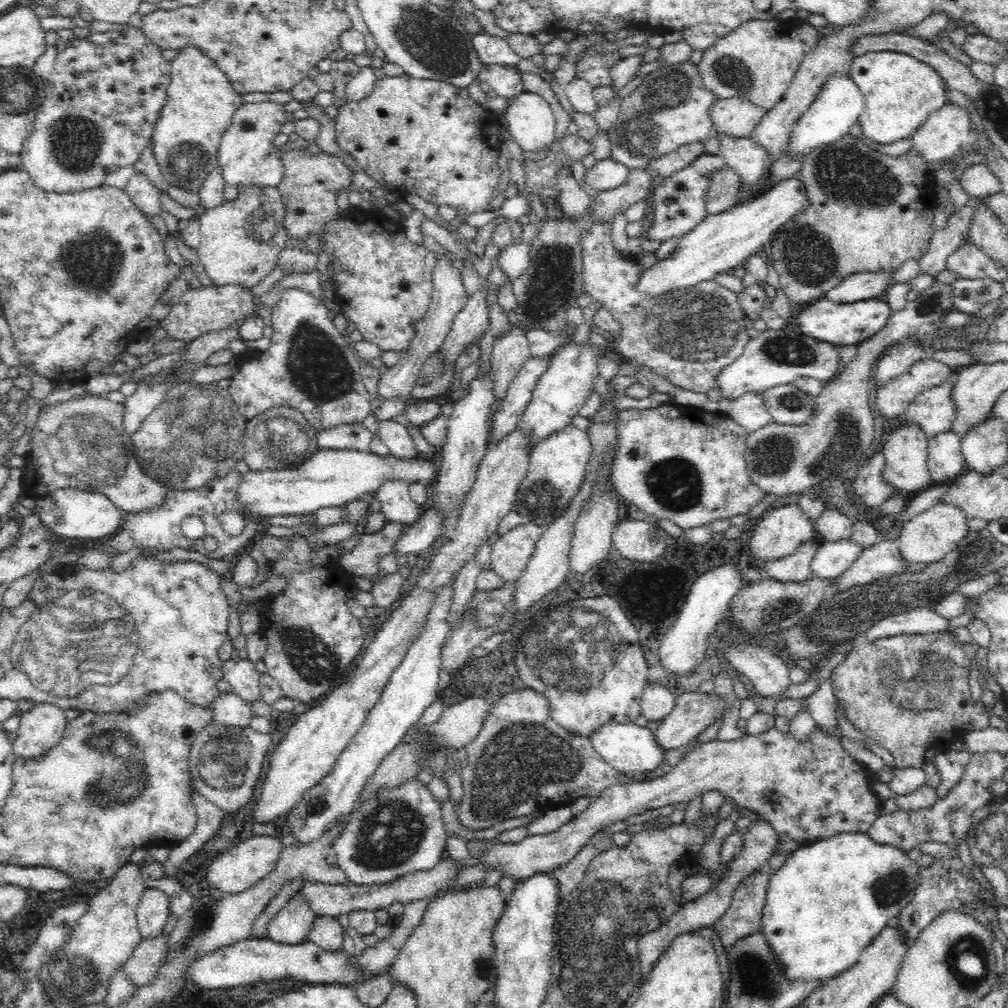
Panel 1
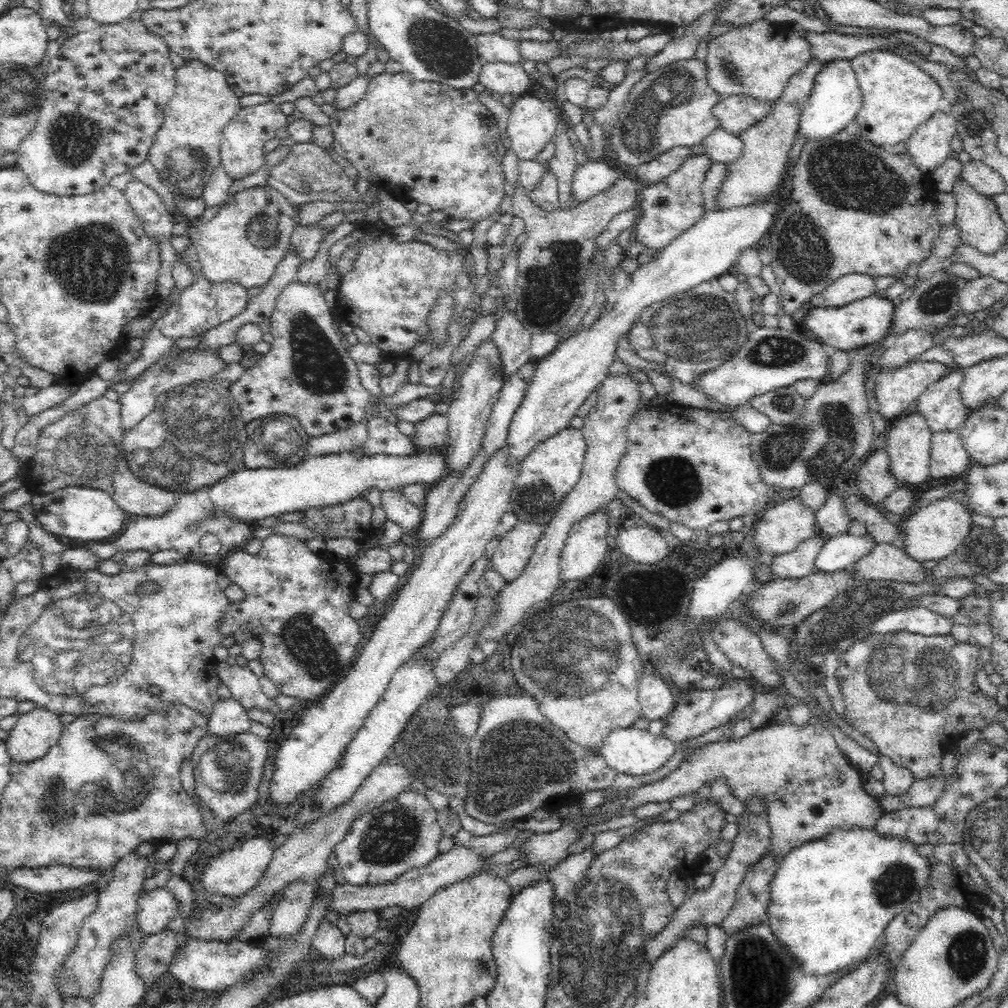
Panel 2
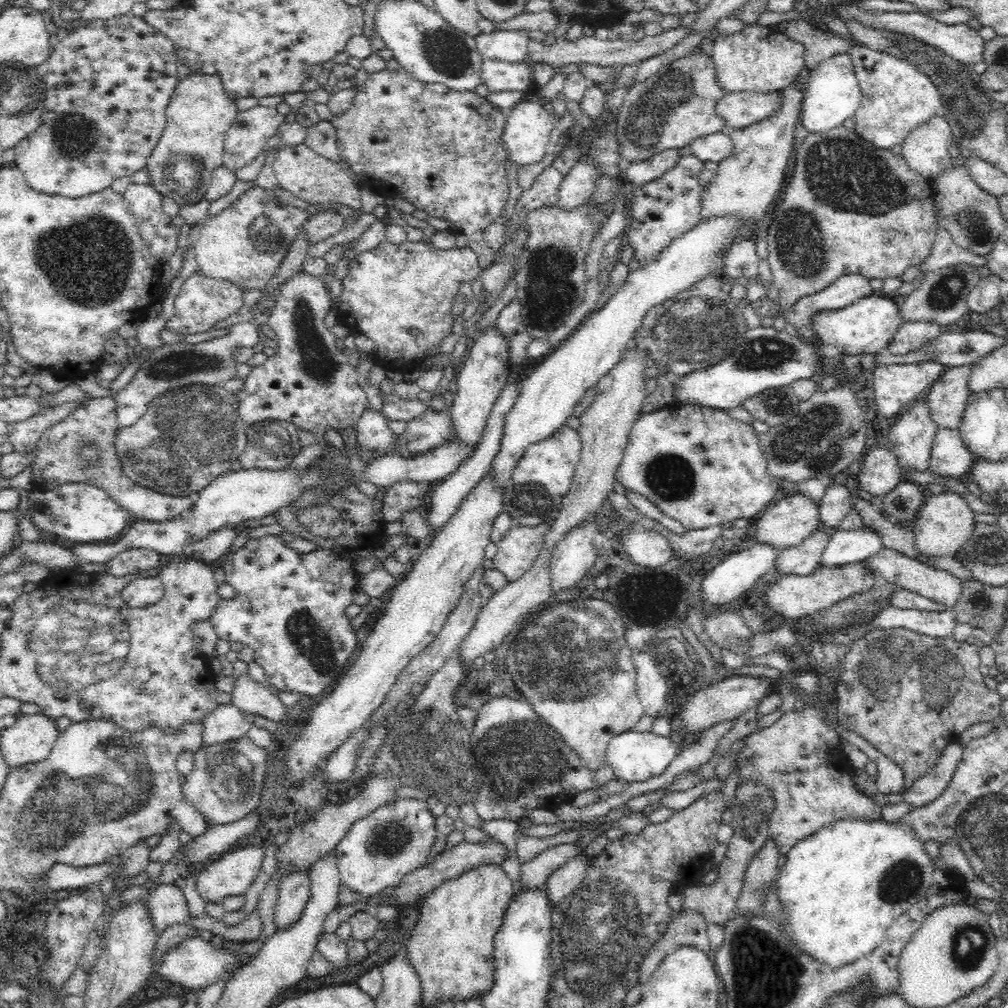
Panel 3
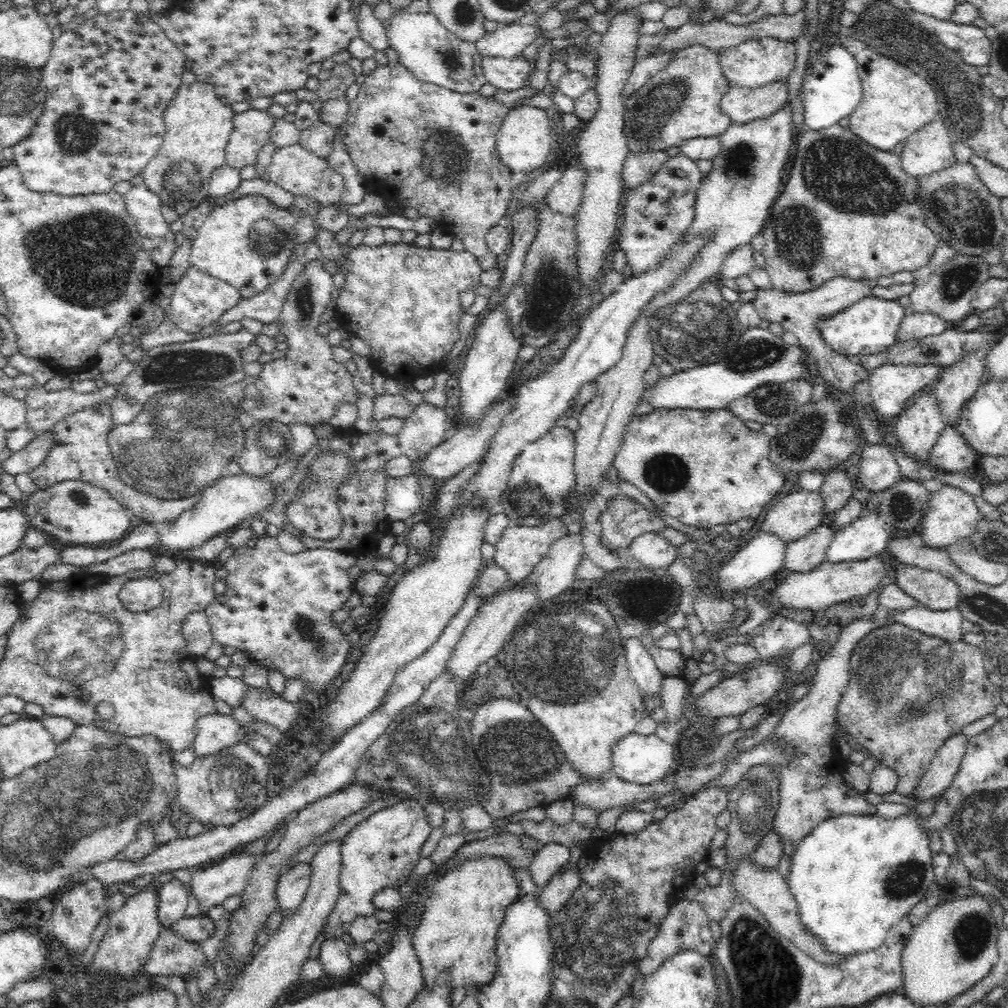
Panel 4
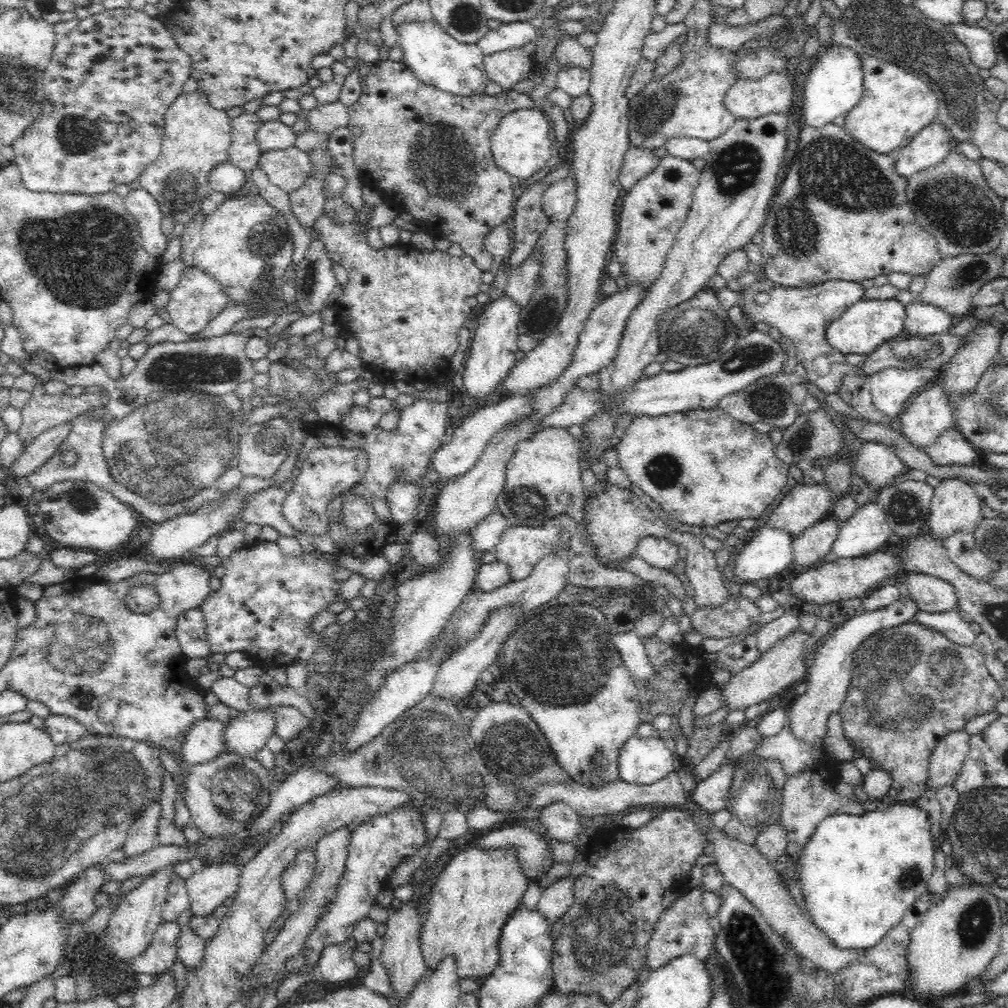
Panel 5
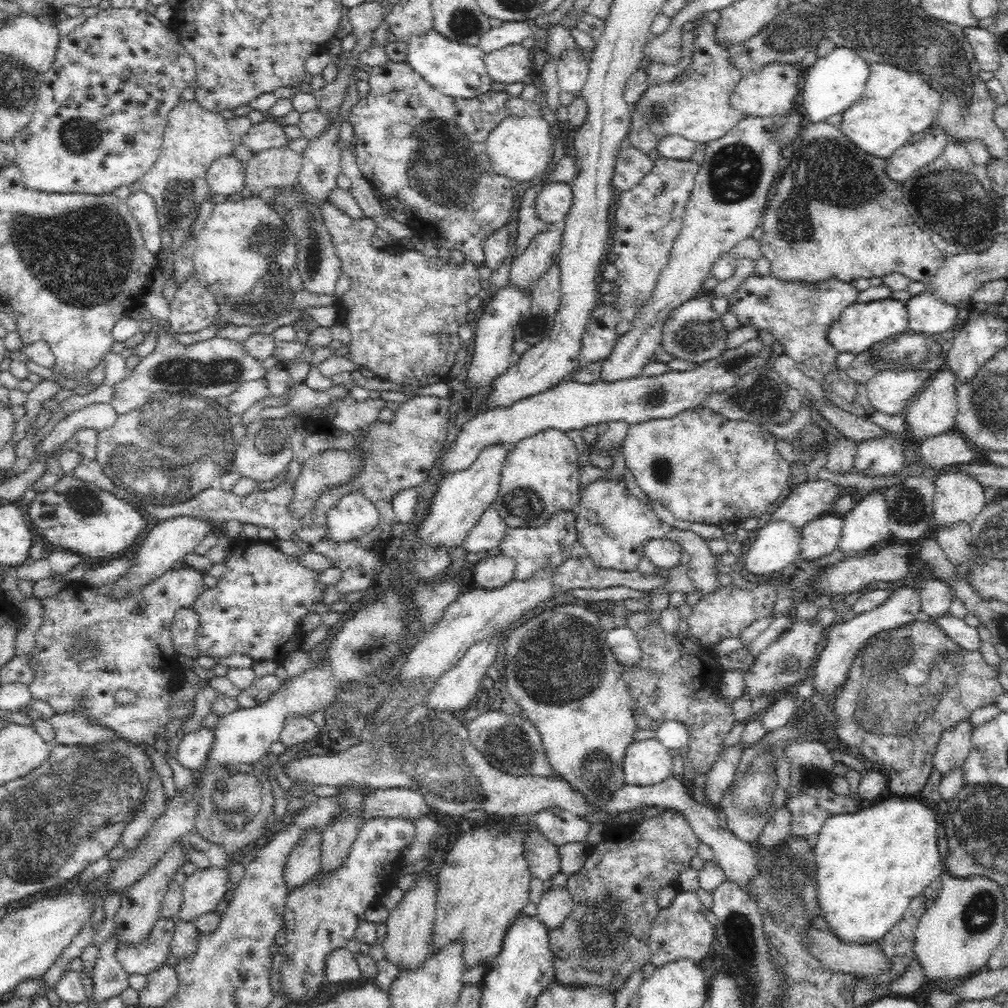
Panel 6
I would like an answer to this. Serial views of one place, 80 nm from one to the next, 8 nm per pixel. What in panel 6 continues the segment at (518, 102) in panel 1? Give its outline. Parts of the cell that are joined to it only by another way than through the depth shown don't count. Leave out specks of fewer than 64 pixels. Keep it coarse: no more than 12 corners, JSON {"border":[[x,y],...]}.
{"border":[[541,115],[503,118],[485,142],[492,170],[528,182],[553,151]]}

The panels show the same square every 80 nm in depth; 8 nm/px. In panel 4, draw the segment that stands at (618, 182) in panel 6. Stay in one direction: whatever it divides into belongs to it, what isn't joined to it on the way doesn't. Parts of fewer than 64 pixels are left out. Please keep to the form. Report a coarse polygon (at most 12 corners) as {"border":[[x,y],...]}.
{"border":[[664,151],[629,152],[621,176],[626,190],[653,177]]}

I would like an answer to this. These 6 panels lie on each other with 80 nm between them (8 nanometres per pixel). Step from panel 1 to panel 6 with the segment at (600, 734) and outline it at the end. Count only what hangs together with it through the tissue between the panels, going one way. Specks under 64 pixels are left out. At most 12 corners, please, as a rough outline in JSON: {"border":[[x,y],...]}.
{"border":[[657,738],[633,741],[623,758],[626,785],[654,786],[673,774]]}

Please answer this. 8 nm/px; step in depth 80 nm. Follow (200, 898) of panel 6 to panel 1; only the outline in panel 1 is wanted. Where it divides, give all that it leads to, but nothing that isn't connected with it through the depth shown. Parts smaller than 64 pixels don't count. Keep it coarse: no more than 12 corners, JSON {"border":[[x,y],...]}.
{"border":[[254,836],[206,870],[224,895],[252,888],[274,870],[278,839]]}

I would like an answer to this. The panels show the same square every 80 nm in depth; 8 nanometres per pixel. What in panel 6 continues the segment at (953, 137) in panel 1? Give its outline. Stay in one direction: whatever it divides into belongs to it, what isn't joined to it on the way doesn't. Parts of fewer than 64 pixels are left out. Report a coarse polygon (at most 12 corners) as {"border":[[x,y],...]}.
{"border":[[935,124],[924,139],[897,148],[885,173],[904,182],[951,138]]}

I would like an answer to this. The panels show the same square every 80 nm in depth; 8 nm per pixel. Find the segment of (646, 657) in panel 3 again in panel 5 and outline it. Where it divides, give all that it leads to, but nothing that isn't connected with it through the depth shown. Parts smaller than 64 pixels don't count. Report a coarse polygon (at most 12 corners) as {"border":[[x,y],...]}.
{"border":[[633,630],[613,635],[618,655],[637,678],[646,679],[652,665]]}

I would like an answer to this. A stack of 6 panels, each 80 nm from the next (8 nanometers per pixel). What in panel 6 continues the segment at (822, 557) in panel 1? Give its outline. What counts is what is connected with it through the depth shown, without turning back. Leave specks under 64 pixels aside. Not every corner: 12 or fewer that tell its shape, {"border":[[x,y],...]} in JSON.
{"border":[[882,489],[856,496],[837,548],[848,557],[893,541]]}

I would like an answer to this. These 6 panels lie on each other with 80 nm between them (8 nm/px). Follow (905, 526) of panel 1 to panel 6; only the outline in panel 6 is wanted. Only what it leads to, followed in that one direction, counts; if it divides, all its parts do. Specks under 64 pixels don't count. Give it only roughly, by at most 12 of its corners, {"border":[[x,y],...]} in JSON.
{"border":[[961,470],[934,483],[934,528],[970,525],[989,503]]}

